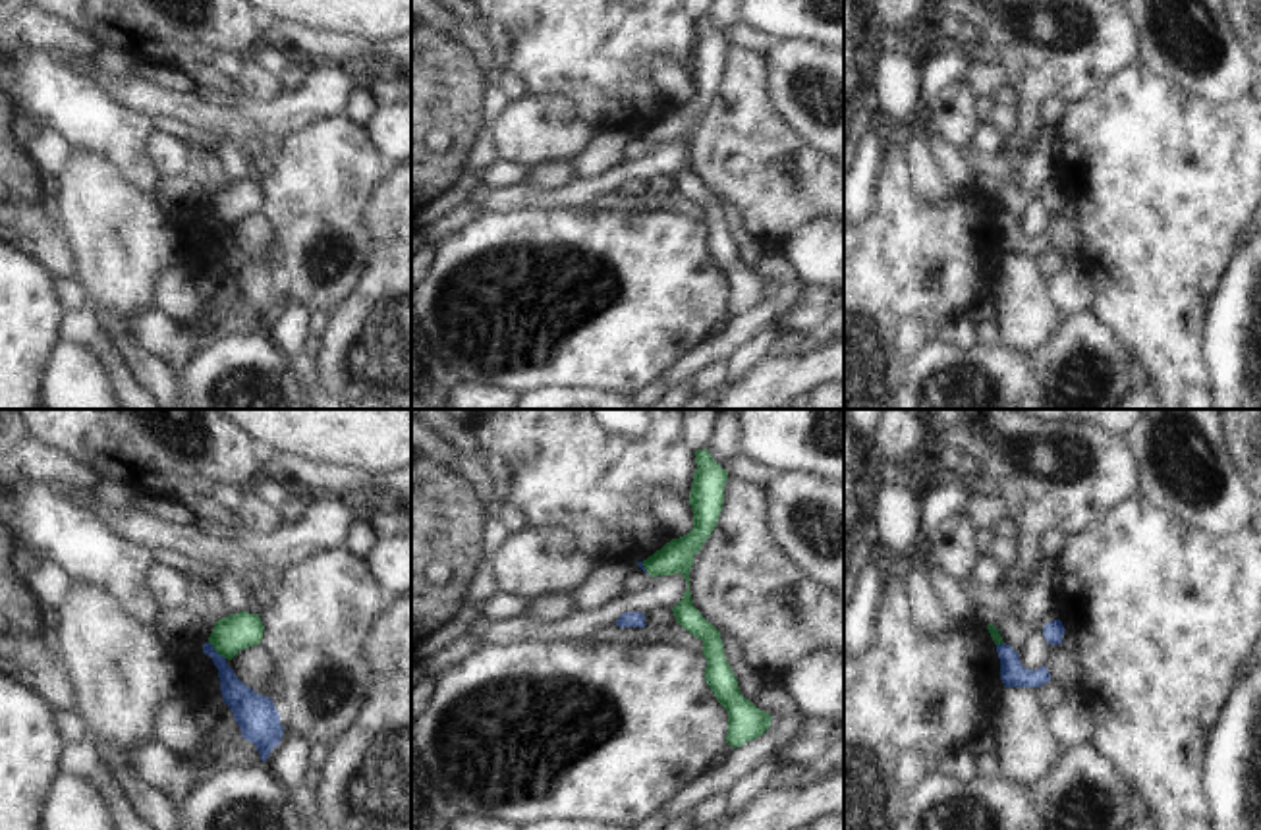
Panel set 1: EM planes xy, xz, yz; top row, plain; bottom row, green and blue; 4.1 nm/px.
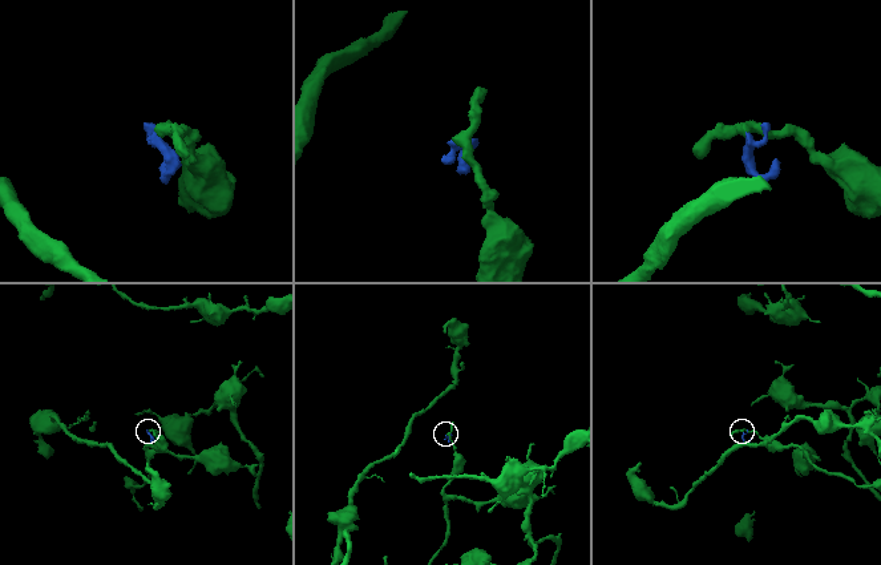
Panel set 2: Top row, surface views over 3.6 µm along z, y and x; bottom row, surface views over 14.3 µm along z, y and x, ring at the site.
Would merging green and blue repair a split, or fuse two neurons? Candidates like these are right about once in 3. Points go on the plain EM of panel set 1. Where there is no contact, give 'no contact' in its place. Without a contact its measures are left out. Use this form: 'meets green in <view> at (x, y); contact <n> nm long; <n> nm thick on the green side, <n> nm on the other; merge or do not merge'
meets green in xy at (217, 219); contact 100 nm long; 150 nm thick on the green side, 120 nm on the other; do not merge

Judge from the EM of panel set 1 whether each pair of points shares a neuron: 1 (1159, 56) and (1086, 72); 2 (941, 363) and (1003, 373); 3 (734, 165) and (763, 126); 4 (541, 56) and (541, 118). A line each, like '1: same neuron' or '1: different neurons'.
1: different neurons
2: same neuron
3: same neuron
4: different neurons

